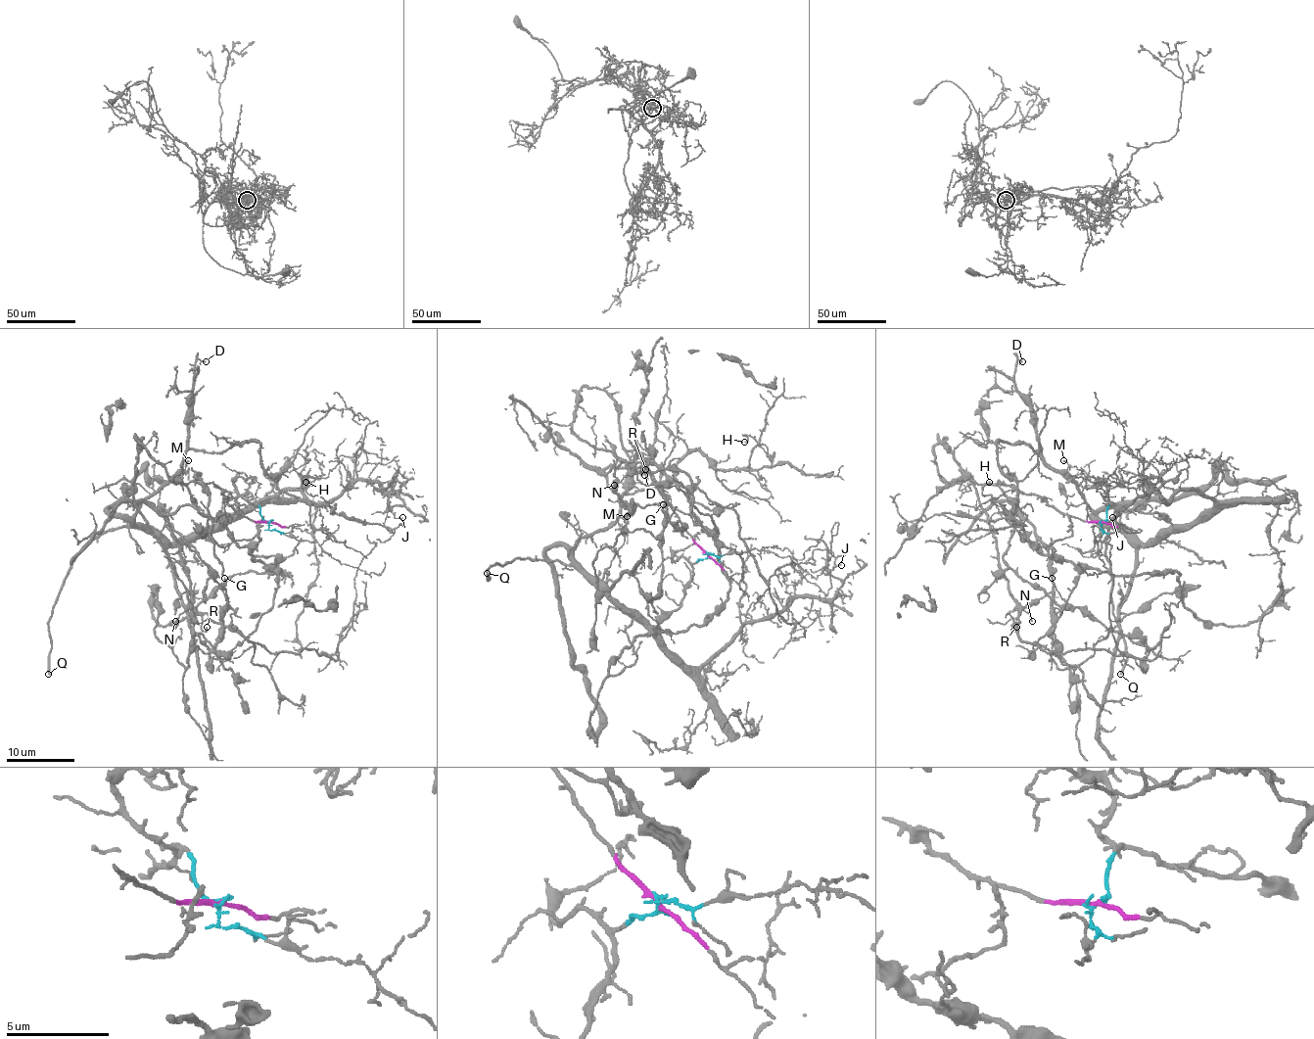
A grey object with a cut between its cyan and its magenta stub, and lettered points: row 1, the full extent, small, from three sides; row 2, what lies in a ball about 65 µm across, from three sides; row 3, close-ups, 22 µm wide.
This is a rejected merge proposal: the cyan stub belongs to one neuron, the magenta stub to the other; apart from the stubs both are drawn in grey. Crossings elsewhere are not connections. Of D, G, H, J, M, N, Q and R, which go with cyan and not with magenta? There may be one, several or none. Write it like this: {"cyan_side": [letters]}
{"cyan_side": ["D", "H", "J", "M", "Q"]}

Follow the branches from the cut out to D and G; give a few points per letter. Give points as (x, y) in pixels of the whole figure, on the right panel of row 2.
D: (1102, 523), (1106, 509), (1122, 503), (1173, 526), (1132, 543), (1045, 461), (1036, 413), (1013, 378), (1022, 361)
G: (1102, 523), (1063, 514), (1036, 495), (998, 482), (1020, 521), (1004, 560), (1061, 605), (1065, 600), (1052, 578)

